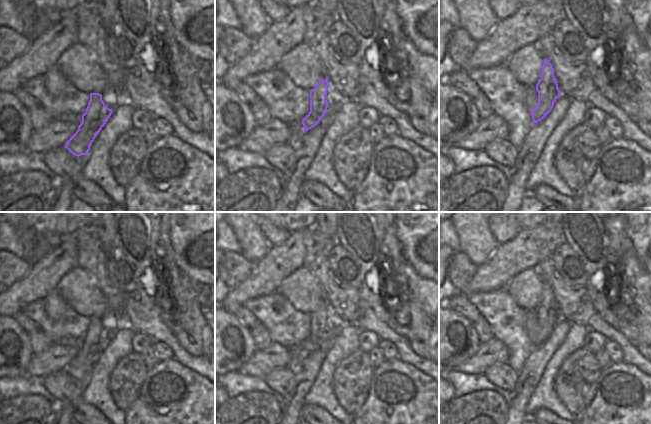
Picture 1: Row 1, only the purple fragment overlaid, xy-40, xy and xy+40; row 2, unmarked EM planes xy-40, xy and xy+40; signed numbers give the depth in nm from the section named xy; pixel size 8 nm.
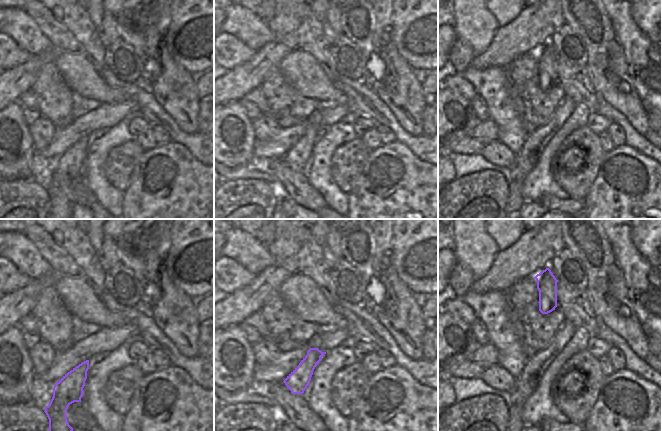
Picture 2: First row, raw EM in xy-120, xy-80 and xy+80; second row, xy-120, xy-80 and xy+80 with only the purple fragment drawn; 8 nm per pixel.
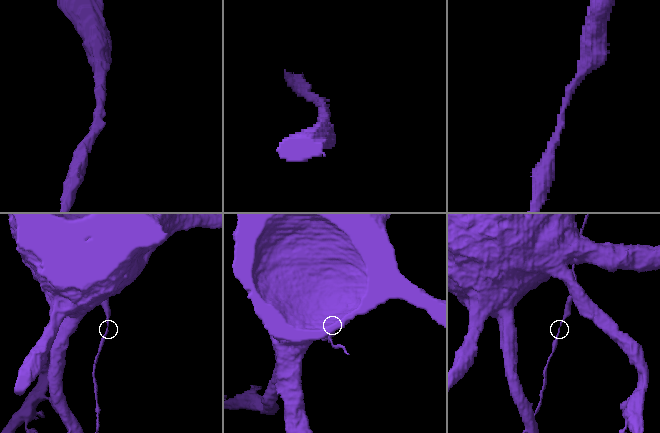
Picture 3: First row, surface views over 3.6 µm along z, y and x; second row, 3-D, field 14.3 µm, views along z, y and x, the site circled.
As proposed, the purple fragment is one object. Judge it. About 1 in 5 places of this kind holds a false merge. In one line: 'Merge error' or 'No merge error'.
No merge error

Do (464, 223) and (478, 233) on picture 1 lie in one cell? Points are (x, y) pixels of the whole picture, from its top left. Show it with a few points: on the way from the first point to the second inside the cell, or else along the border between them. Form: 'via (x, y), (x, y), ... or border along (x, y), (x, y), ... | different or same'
via (467, 223), (475, 231) | same

